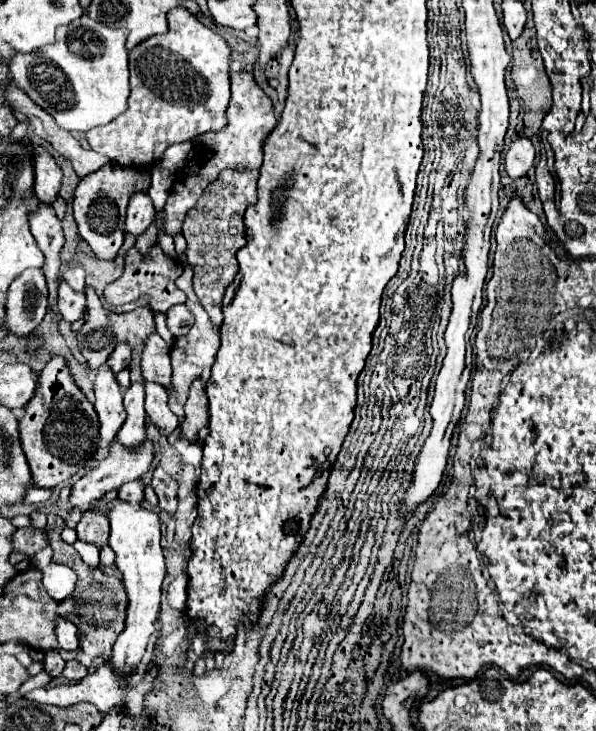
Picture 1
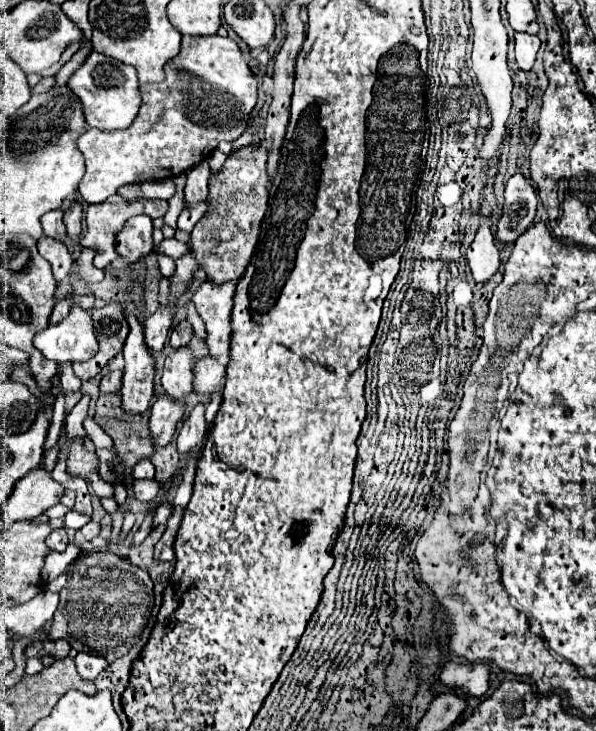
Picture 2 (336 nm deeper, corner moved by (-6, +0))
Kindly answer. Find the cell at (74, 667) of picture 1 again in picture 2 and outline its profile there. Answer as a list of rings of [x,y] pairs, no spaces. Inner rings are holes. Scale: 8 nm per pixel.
[[[78,653],[74,661],[76,661],[80,677],[90,679],[90,681],[94,681],[98,673],[108,667],[108,661],[102,655],[92,655],[92,653]]]

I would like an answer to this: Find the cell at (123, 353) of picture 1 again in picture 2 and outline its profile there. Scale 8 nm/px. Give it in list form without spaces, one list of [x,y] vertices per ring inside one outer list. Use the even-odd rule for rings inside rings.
[[[112,371],[106,377],[102,377],[100,391],[102,393],[118,393],[120,391],[120,383],[122,383],[122,371]]]

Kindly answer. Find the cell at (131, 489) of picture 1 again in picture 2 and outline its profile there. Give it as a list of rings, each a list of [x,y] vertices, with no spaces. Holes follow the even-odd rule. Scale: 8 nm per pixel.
[[[134,481],[134,495],[138,501],[152,501],[158,495],[160,485],[156,481]]]

